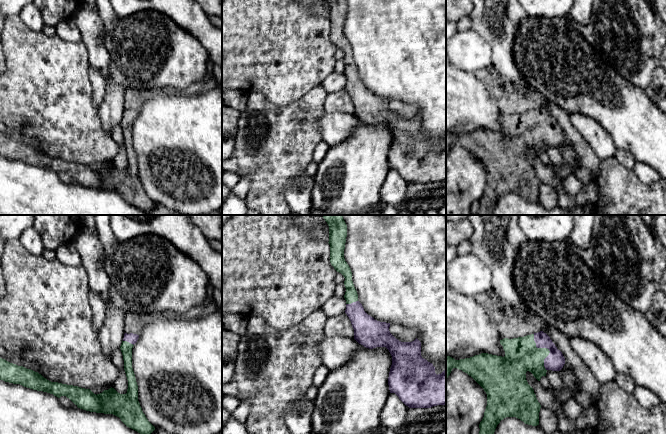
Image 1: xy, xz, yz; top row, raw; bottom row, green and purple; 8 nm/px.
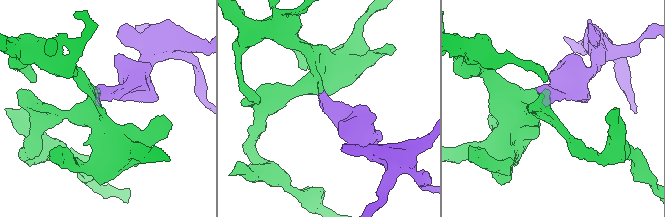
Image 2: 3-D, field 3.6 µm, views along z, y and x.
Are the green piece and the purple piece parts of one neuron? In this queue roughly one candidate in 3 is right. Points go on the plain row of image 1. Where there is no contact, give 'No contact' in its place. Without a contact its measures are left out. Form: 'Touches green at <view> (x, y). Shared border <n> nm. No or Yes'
Touches green at yz (546, 124). Shared border 320 nm. Yes

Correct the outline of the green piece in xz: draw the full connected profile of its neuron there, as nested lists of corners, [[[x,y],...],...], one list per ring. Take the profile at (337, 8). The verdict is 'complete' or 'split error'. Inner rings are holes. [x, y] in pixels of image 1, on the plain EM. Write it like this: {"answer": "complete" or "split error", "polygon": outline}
{"answer": "split error", "polygon": [[[328,0],[330,39],[344,54],[346,68],[345,89],[354,105],[354,115],[366,124],[386,123],[392,132],[392,141],[388,153],[390,169],[395,169],[409,184],[431,184],[446,181],[446,145],[441,150],[435,149],[435,143],[421,132],[421,118],[416,114],[412,118],[401,118],[389,107],[390,99],[380,98],[368,91],[358,77],[358,70],[352,57],[352,48],[345,37],[344,25],[347,13],[346,0]]]}

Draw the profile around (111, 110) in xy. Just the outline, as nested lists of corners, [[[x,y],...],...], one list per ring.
[[[109,72],[106,82],[106,93],[99,107],[102,128],[106,134],[111,134],[112,129],[120,124],[124,114],[124,95],[126,89],[118,84]]]

